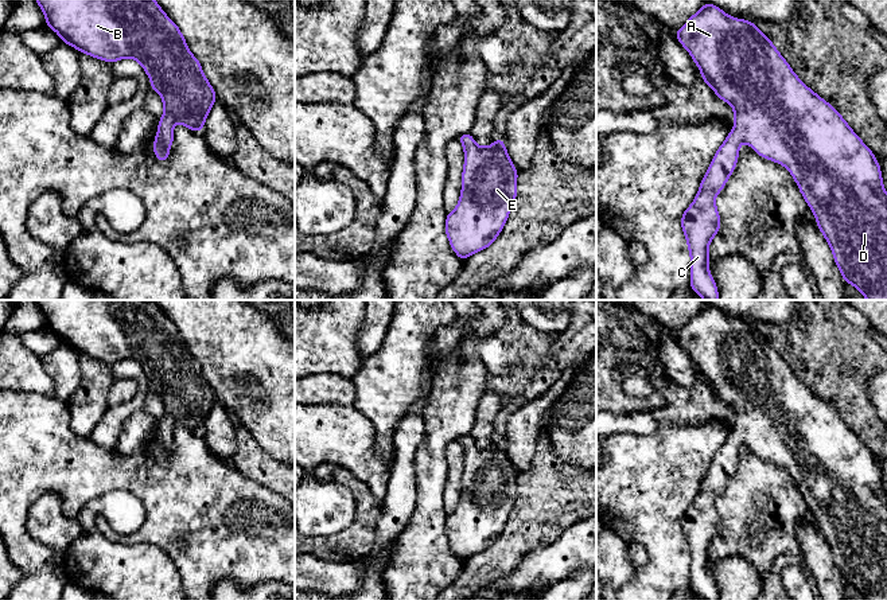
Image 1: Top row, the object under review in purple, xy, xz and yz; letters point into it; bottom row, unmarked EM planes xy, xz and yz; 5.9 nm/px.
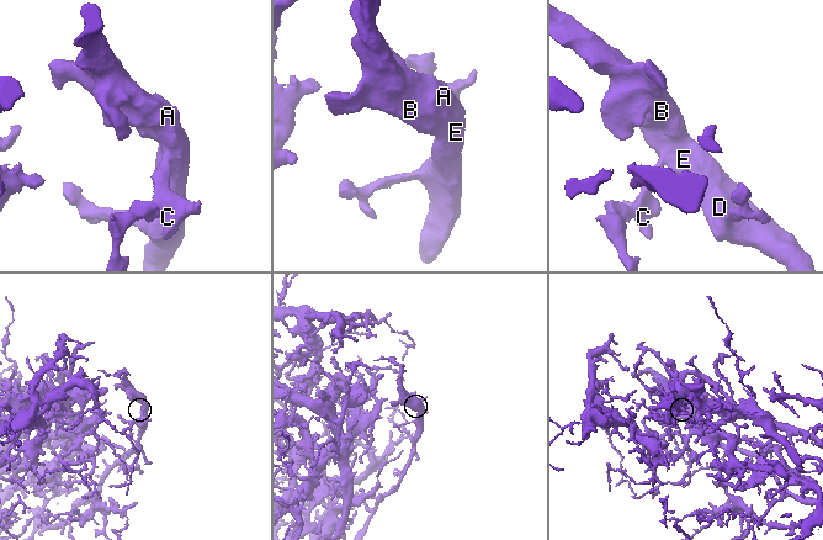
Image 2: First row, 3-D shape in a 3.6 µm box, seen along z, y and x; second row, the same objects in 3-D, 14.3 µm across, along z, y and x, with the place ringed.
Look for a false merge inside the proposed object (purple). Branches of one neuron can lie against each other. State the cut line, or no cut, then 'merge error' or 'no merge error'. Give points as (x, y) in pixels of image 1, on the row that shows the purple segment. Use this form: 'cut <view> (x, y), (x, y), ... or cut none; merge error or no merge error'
cut none; no merge error

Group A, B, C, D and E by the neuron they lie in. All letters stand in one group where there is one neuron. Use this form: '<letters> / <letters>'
A B C D E

